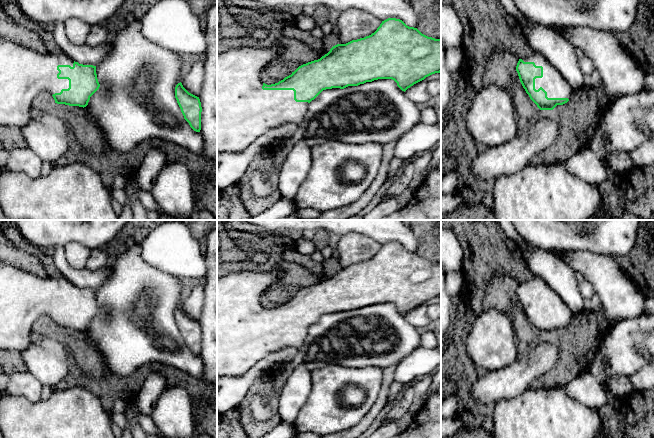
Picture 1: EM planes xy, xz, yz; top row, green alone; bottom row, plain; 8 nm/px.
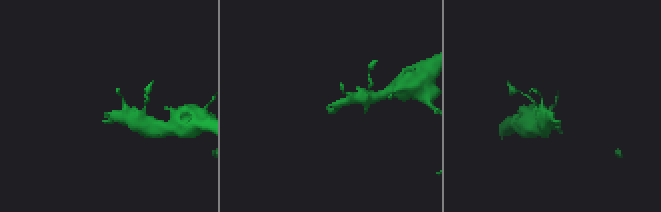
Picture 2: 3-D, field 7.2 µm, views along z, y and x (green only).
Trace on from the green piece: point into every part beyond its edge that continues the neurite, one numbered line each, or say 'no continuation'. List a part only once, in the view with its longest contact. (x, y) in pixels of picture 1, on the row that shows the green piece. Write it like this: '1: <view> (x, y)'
1: yz (556, 86)

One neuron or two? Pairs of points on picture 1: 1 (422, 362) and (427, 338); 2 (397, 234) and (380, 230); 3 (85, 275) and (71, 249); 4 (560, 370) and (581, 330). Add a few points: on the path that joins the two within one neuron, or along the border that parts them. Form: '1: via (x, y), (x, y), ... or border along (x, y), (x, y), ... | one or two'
1: border along (420, 345), (430, 349) | two
2: via (393, 230), (384, 230) | one
3: border along (65, 251), (65, 259), (71, 266), (84, 268) | two
4: via (570, 360), (574, 356), (576, 343), (579, 340) | one

